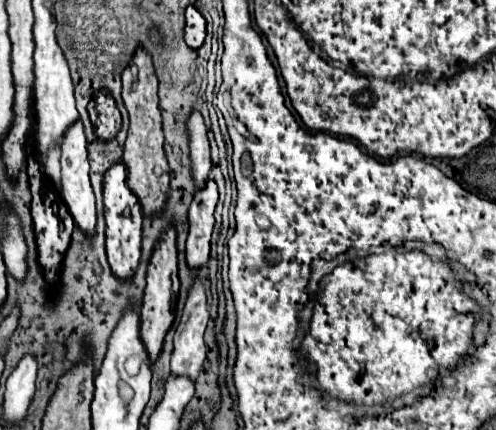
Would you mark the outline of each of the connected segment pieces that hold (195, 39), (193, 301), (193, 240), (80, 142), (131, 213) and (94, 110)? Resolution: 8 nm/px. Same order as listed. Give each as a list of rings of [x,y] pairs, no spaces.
[[[190,5],[190,7],[186,9],[186,43],[188,43],[188,47],[198,49],[198,47],[202,47],[204,37],[206,37],[206,21],[204,21],[204,17]]]
[[[194,283],[188,301],[184,307],[182,321],[174,335],[174,353],[172,353],[172,373],[196,381],[206,361],[204,329],[208,325],[208,307],[206,291],[202,283]]]
[[[212,179],[206,183],[204,189],[198,189],[194,193],[194,201],[188,211],[190,231],[186,241],[186,263],[190,269],[200,269],[208,261],[216,201],[218,189]]]
[[[78,121],[72,125],[72,131],[66,133],[62,141],[62,199],[68,205],[68,211],[72,213],[76,225],[80,231],[84,231],[86,237],[94,237],[96,233],[96,203],[94,203],[94,193],[88,177],[88,151],[86,151],[86,137],[84,137],[84,127]]]
[[[116,163],[104,175],[104,217],[106,217],[106,253],[114,277],[132,279],[140,263],[140,233],[142,233],[142,209],[136,195],[126,185],[126,167]]]
[[[100,91],[92,97],[88,103],[88,113],[90,121],[96,123],[96,137],[100,141],[110,141],[116,137],[122,127],[122,117],[108,91]]]

